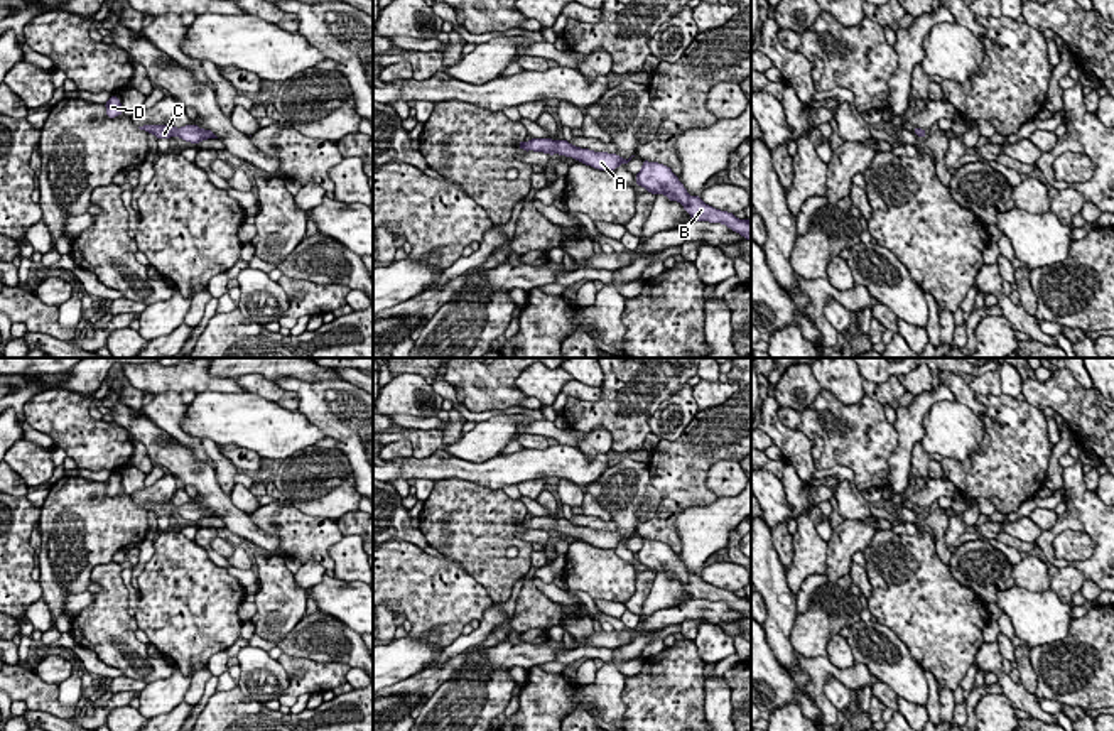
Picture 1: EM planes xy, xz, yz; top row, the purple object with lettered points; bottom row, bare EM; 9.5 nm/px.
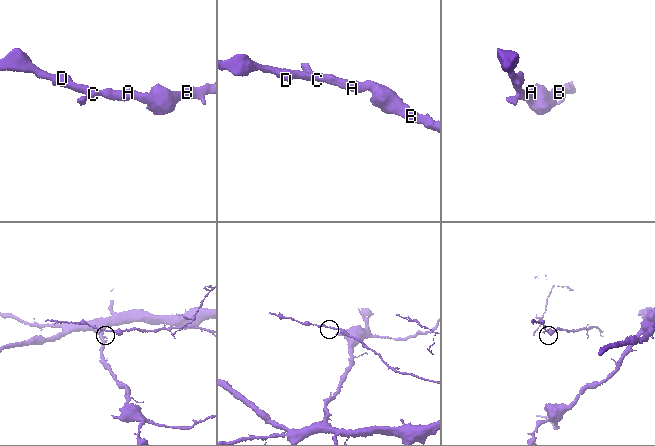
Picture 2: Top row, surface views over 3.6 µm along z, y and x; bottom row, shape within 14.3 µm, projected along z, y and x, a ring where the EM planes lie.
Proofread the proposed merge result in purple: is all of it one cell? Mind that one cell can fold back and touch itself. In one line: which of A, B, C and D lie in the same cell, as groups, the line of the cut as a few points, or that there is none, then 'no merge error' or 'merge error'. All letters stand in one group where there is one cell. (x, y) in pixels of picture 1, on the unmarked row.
A B C D; no cut; no merge error

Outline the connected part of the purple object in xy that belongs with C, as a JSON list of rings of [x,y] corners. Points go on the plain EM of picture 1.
[[[142,503],[140,508],[154,512],[159,517],[181,515],[186,520],[199,522],[208,517],[218,517],[211,508],[203,508],[197,503],[186,503],[182,506],[176,506],[172,503]]]

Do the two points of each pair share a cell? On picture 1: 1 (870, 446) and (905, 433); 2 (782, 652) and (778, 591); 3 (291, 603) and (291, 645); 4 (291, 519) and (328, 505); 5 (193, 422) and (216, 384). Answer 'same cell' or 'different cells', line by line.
1: different cells
2: same cell
3: different cells
4: different cells
5: different cells

